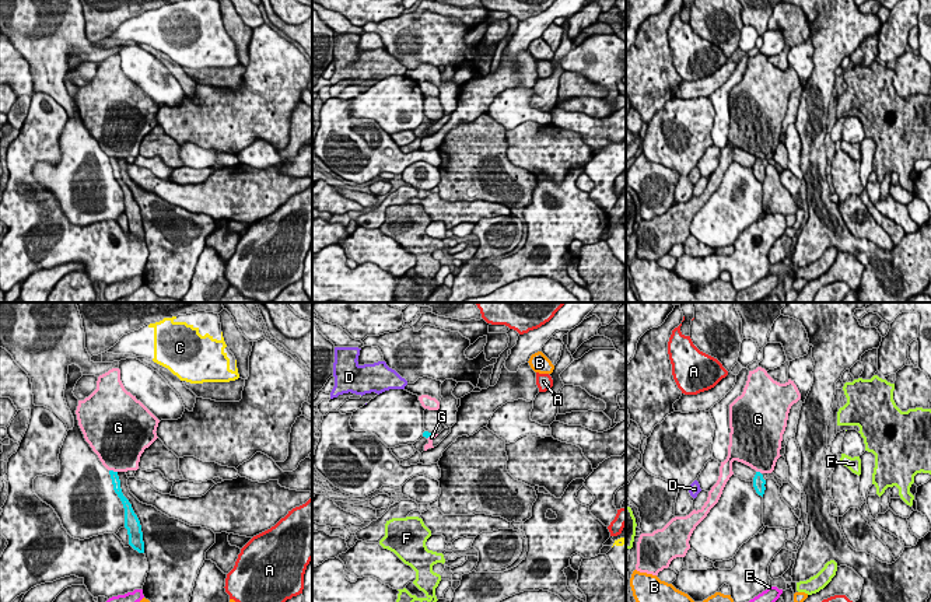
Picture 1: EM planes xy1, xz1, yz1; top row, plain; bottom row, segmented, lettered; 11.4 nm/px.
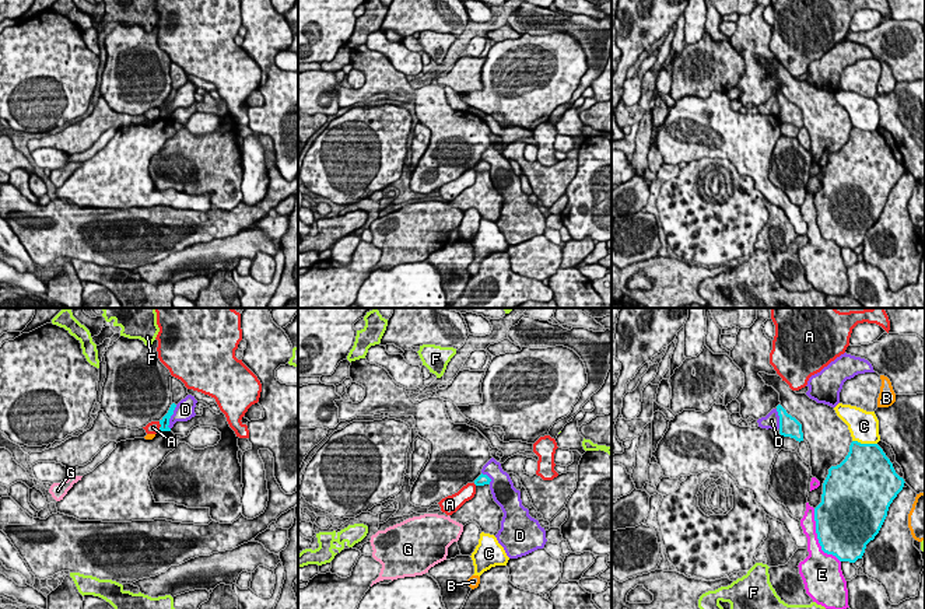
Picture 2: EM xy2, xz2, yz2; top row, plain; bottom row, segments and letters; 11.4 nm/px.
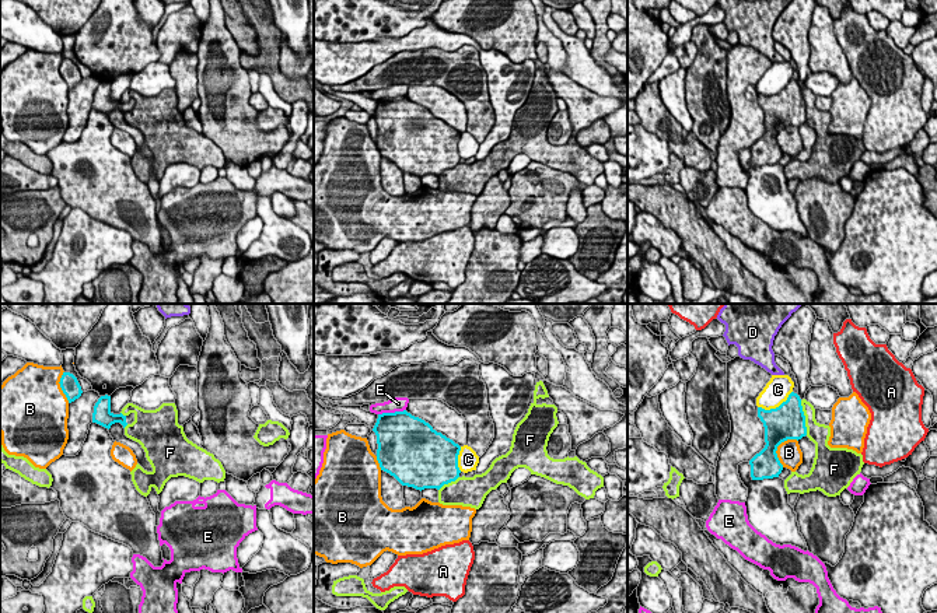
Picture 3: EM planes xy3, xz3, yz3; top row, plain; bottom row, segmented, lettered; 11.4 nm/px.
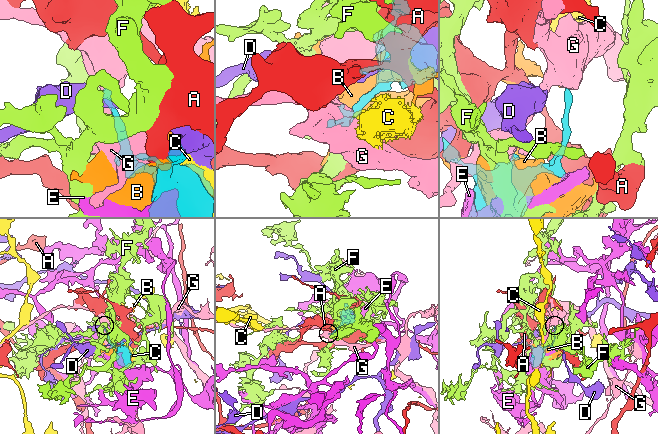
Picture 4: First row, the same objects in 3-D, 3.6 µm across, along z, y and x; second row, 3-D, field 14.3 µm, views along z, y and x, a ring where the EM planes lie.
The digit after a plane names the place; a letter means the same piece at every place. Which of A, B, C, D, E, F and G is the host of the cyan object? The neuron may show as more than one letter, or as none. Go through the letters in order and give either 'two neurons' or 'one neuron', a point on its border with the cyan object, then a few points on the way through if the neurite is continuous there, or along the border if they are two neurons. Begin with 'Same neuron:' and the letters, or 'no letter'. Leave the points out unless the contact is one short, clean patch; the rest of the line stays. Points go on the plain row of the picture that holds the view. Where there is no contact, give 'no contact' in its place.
Same neuron: no letter
A: two neurons; meets cyan in xy2 at (160, 114); border along xy2 (158, 108), (160, 118)
B: two neurons; meets cyan in yz3 at (776, 135)
C: two neurons; meets cyan in yz3 at (776, 94)
D: two neurons; meets cyan in xy2 at (170, 104); border along xy2 (177, 91), (170, 105), (170, 115)
E: two neurons; meets cyan in yz2 at (817, 224)
F: two neurons; meets cyan in yz3 at (804, 104); border along yz3 (800, 87), (807, 121)
G: two neurons; meets cyan in xy1 at (112, 157); border along xy1 (109, 156), (116, 158)

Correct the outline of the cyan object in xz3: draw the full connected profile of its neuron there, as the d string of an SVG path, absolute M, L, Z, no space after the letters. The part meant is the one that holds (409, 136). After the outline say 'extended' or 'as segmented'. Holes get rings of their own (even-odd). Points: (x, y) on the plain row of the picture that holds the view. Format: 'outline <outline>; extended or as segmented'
outline M406 97L378 101L373 115L377 122L377 147L381 157L394 162L402 172L416 176L437 175L459 164L458 141L461 133L424 106Z; as segmented

